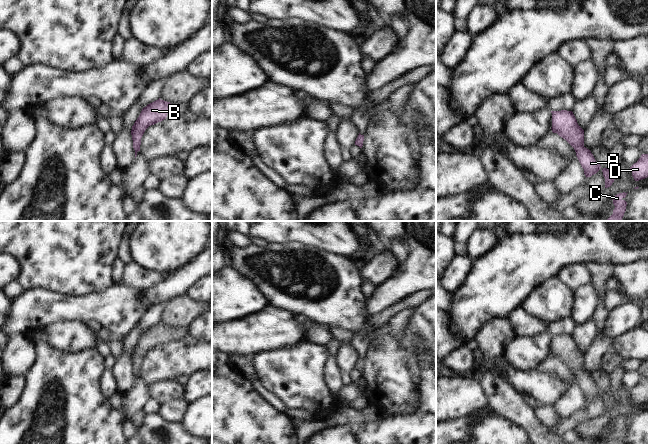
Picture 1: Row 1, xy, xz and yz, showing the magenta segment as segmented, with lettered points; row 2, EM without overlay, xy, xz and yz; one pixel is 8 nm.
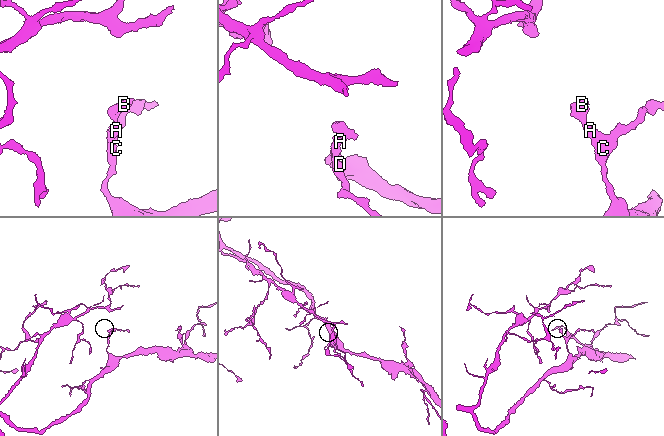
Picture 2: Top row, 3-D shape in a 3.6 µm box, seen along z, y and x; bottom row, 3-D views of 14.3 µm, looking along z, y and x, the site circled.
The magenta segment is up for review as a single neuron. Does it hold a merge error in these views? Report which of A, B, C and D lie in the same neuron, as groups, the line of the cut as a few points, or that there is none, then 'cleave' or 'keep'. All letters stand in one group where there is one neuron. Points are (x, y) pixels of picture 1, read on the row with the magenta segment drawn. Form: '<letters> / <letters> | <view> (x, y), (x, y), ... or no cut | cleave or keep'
A B C D | no cut | keep

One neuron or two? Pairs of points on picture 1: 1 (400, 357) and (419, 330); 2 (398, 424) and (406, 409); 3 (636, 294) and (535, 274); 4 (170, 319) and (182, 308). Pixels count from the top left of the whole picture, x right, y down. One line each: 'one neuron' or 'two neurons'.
1: one neuron
2: two neurons
3: two neurons
4: one neuron

